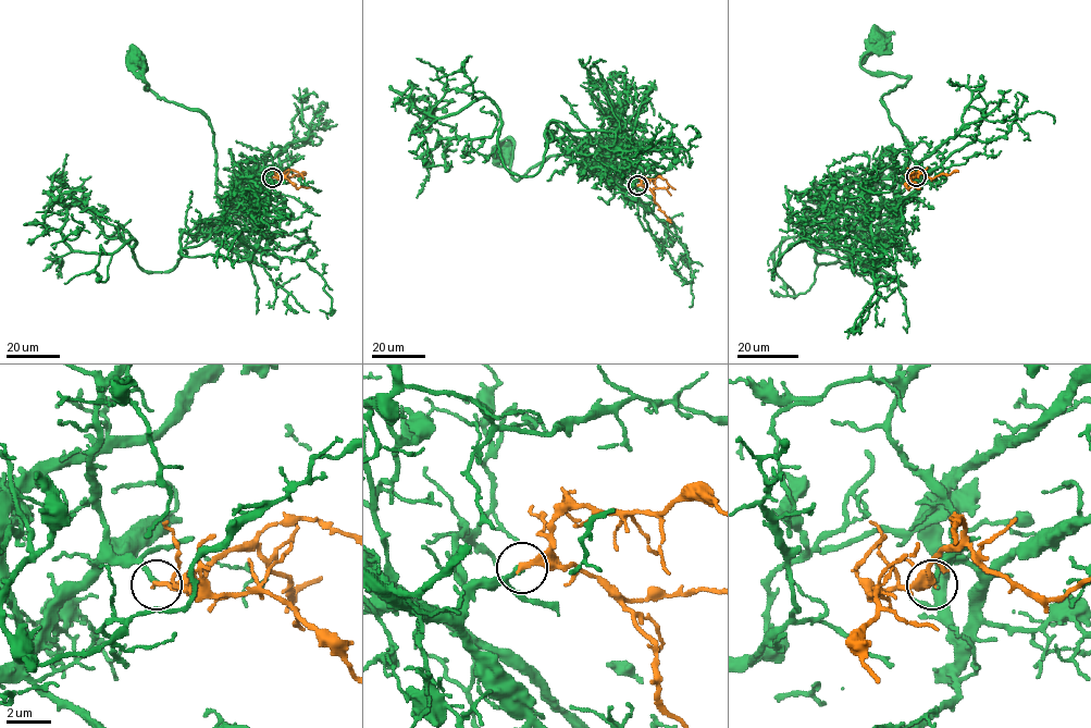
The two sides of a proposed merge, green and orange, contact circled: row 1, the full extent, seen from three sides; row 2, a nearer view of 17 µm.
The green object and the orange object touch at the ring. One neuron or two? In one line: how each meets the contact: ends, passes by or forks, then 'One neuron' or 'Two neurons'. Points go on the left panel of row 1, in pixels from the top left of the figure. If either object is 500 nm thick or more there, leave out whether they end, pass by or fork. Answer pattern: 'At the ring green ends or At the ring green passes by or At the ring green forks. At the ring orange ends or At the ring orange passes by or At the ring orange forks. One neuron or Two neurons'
At the ring green ends. At the ring orange ends. One neuron

